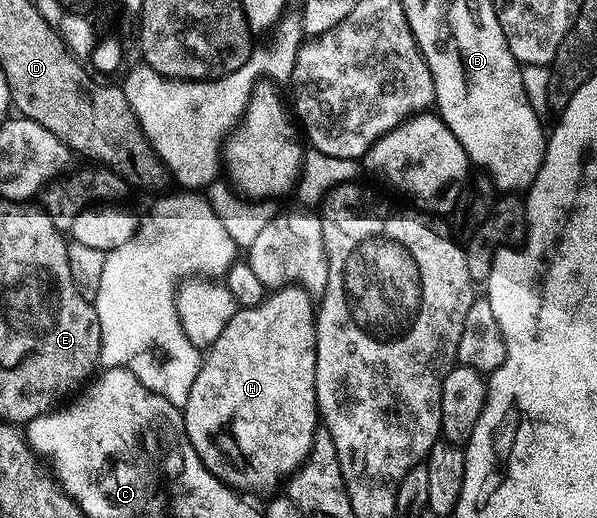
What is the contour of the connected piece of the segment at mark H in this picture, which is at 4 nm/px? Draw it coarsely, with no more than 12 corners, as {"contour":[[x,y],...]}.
{"contour":[[316,300],[239,307],[180,409],[231,489],[281,485],[320,417]]}

